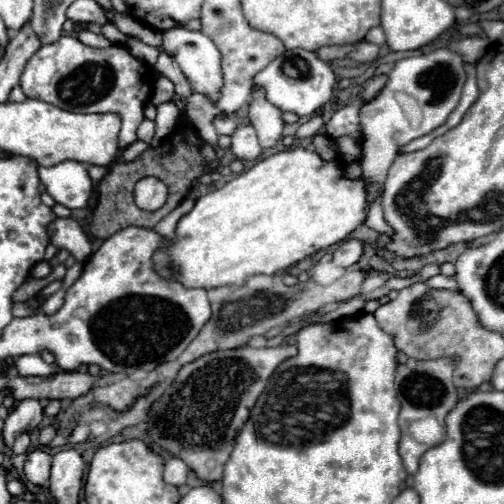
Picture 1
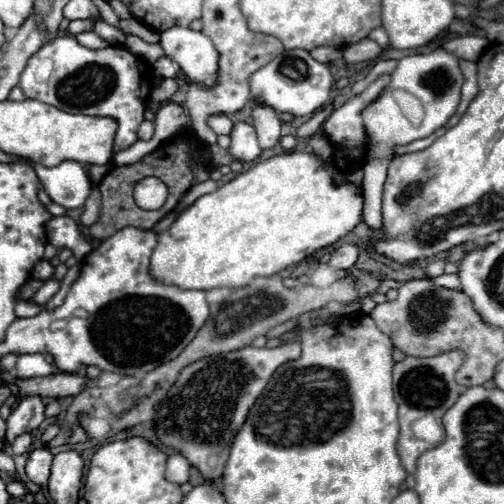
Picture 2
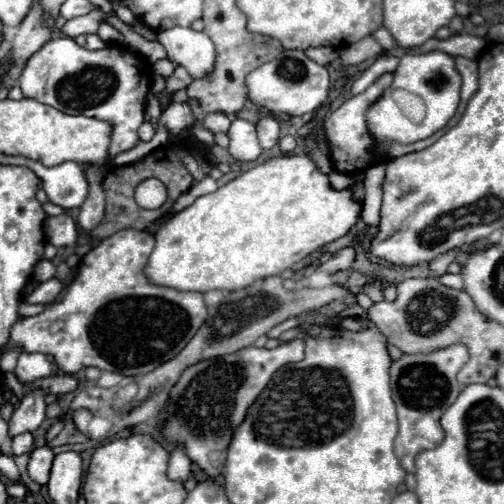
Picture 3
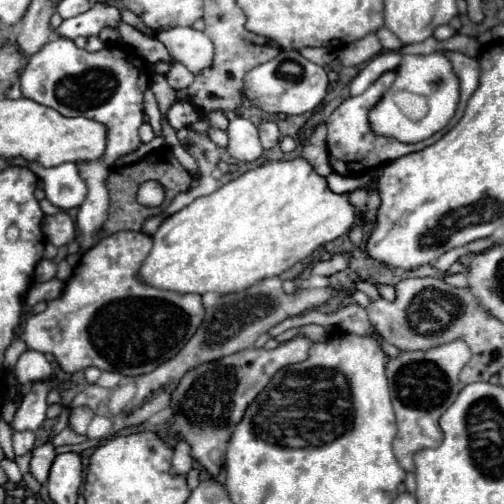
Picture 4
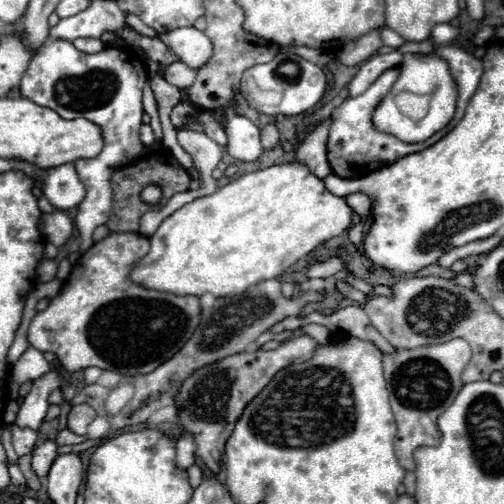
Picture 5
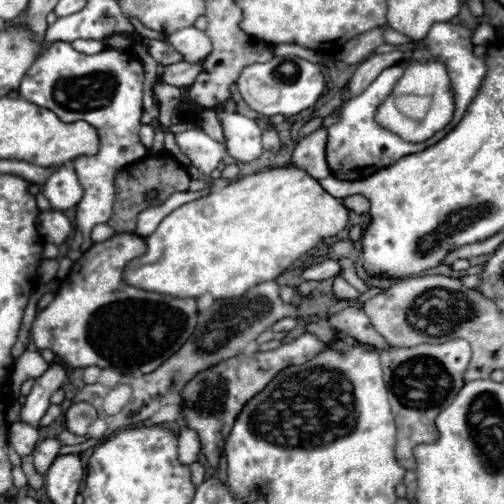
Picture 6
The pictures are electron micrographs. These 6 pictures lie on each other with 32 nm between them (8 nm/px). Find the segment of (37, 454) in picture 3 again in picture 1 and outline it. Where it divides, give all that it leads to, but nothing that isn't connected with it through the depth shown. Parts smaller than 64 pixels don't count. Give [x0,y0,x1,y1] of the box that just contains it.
[24,450,52,486]

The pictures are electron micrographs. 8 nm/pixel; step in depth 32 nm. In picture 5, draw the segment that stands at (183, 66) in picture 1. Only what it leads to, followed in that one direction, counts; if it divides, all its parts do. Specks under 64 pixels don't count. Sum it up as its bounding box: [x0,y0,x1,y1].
[160,28,212,68]

